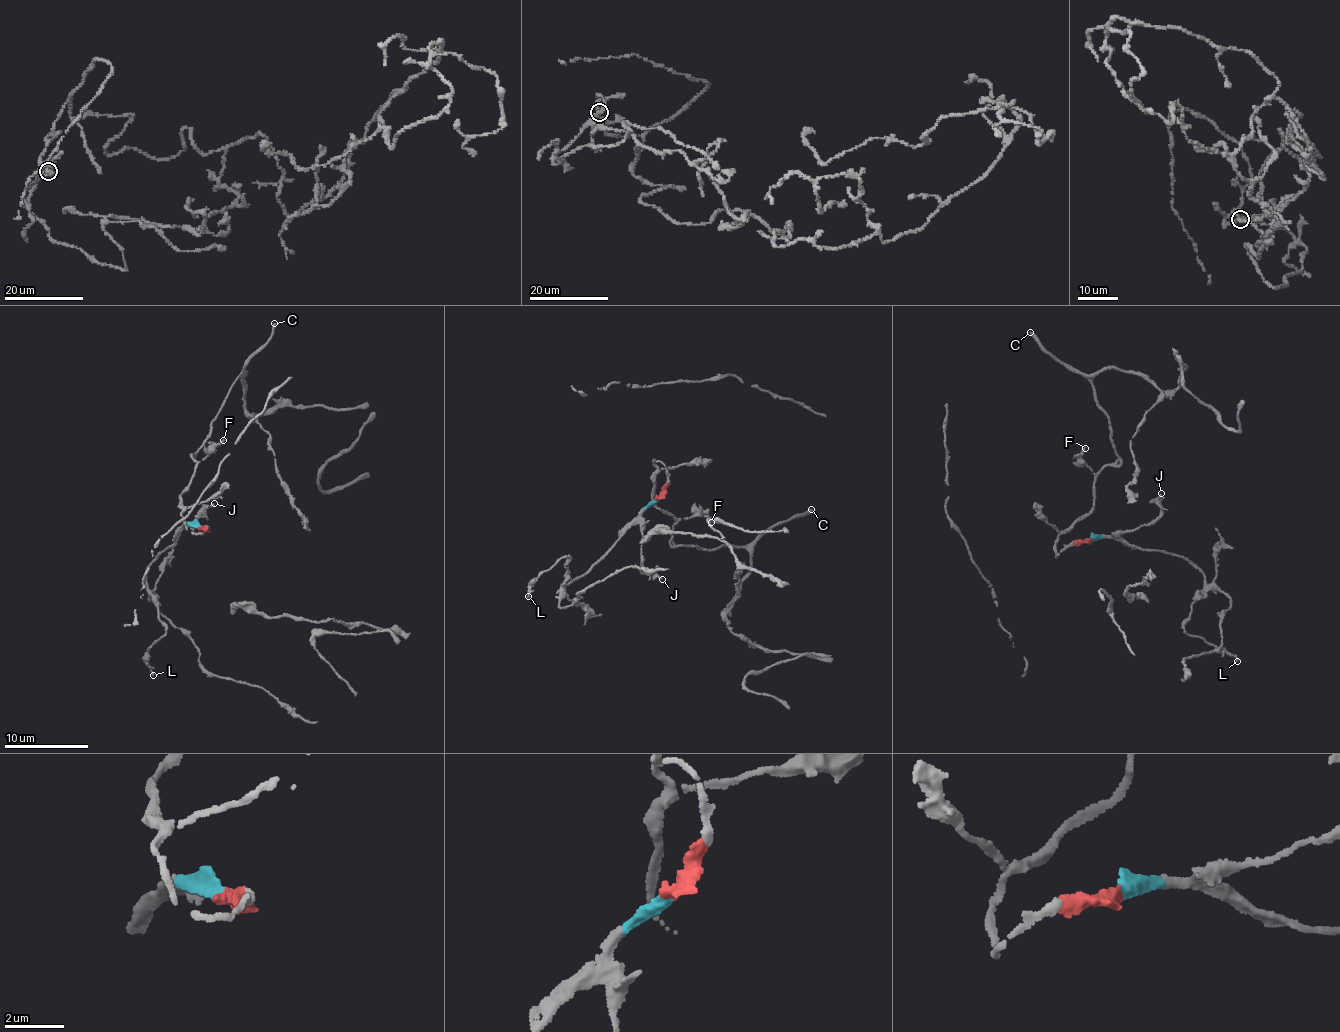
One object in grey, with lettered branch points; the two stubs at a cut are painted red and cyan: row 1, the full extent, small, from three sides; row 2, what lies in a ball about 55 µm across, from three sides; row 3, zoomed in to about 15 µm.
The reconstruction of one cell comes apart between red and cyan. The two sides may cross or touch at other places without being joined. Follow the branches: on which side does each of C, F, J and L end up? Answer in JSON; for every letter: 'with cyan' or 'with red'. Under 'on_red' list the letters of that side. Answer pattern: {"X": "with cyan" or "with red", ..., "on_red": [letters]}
{"C": "with red", "F": "with red", "J": "with cyan", "L": "with cyan", "on_red": ["C", "F"]}

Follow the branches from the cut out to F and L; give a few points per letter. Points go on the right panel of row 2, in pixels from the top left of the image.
F: (1091, 540), (1070, 546), (1056, 557), (1057, 539), (1091, 509), (1095, 481), (1080, 457), (1086, 447)
L: (1091, 538), (1175, 553), (1202, 572), (1204, 587), (1192, 604), (1184, 630), (1237, 661)

